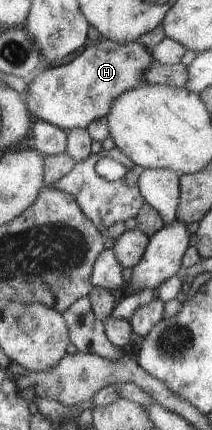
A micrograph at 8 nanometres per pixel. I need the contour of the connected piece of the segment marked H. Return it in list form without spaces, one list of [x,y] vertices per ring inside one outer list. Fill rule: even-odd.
[[[100,38],[68,64],[44,69],[33,74],[28,80],[25,93],[28,110],[38,120],[49,122],[63,131],[86,129],[97,118],[106,117],[113,102],[125,91],[144,84],[144,74],[154,60],[150,50],[136,42],[121,45]]]

